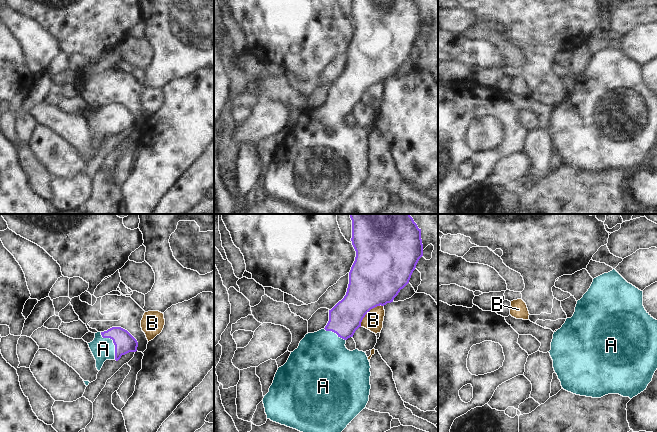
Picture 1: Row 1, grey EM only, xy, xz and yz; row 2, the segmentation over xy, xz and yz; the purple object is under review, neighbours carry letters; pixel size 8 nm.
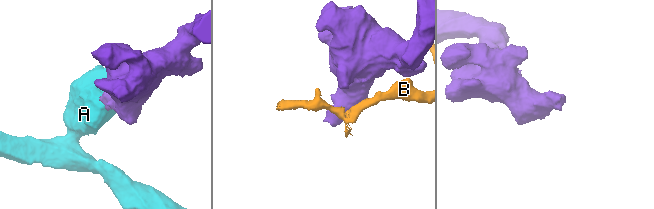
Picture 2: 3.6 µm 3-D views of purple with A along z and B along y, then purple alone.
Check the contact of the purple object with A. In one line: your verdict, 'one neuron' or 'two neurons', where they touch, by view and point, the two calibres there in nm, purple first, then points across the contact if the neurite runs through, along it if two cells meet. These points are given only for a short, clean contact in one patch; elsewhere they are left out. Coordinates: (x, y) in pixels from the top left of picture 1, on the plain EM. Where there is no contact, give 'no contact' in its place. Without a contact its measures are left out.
one neuron; meets purple in xy at (113, 118); 170 nm thick on the purple side, 180 nm on the other; runs through xy (124, 118), (113, 118), (103, 125)

